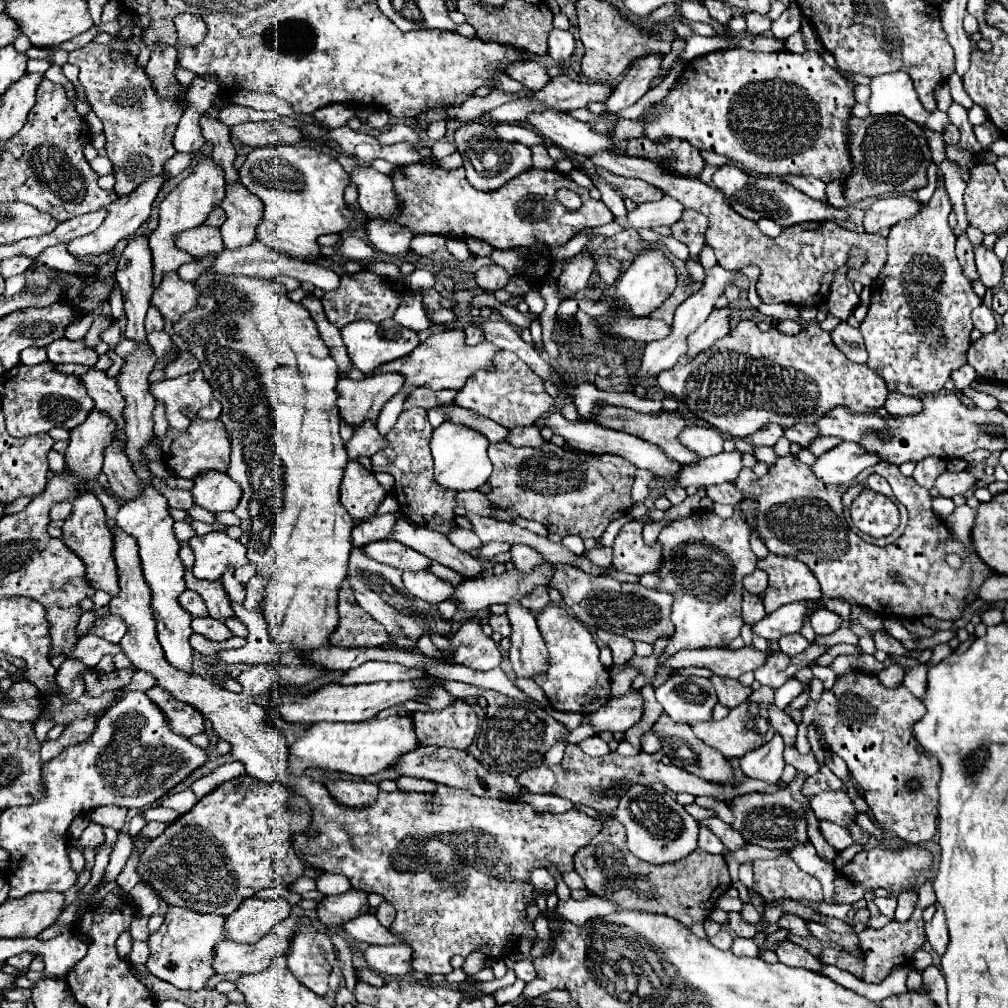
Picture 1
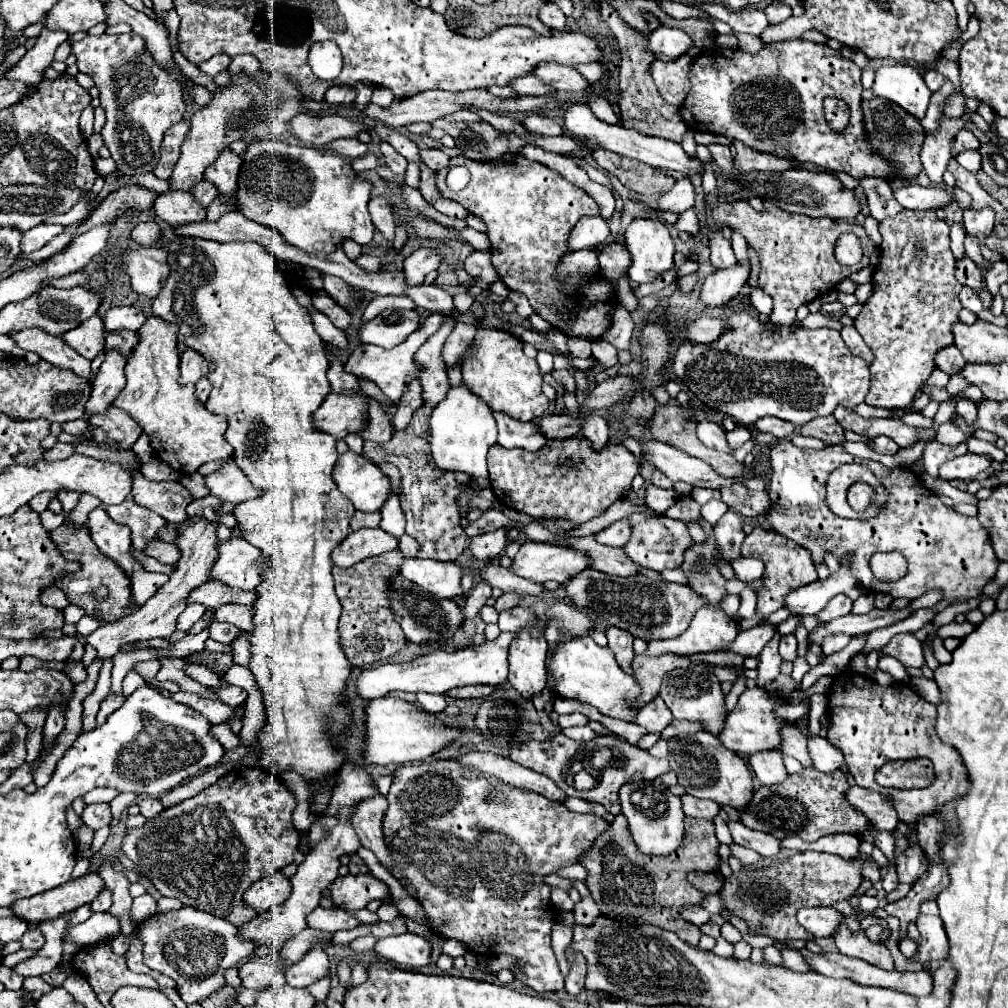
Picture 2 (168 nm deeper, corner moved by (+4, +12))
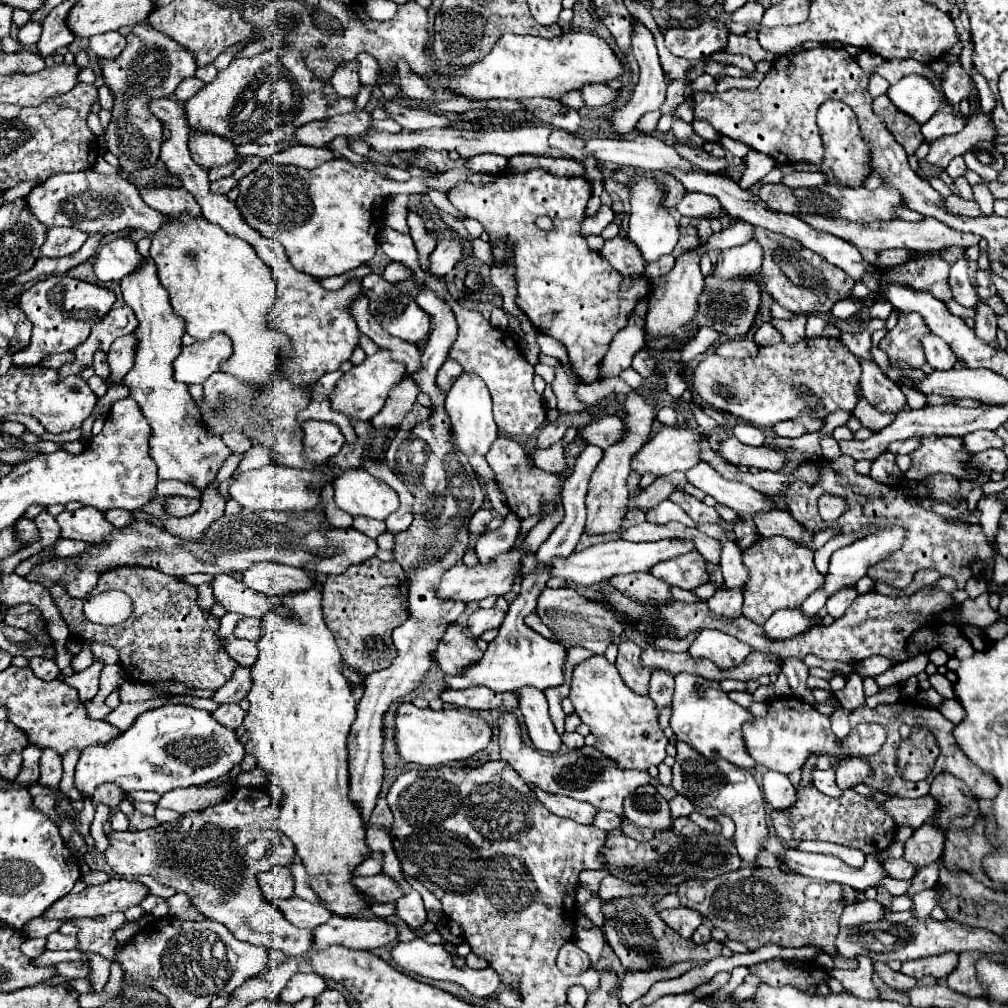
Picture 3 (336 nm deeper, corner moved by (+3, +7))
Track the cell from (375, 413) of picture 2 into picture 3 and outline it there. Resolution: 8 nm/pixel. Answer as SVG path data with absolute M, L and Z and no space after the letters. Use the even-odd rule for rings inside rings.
M404 377L404 381L396 383L392 387L392 393L388 395L388 401L386 401L384 409L372 419L372 425L376 429L398 427L400 421L404 419L404 415L408 413L408 409L412 409L412 405L416 403L418 393L420 393L418 383L412 381L410 377Z

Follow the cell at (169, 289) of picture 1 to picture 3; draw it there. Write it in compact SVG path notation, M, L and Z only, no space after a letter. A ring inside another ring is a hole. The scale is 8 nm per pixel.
M114 239L98 247L94 275L100 281L120 281L124 275L132 273L144 257L136 251L136 243L130 239Z

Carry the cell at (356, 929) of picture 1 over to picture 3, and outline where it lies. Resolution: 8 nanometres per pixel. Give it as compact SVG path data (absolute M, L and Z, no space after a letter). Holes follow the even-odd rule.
M288 897L284 901L272 901L272 903L276 905L276 909L280 909L280 913L284 913L284 917L292 925L300 929L314 929L330 919L330 913L322 905L314 905L300 897Z

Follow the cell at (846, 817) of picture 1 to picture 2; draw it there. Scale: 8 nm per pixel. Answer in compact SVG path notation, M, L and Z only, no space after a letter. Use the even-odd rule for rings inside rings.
M851 786L845 792L845 800L857 810L863 812L867 816L867 820L871 822L871 826L875 826L877 830L887 830L893 832L899 824L899 818L891 806L891 802L887 800L887 796L879 794L879 792L871 792L859 786Z

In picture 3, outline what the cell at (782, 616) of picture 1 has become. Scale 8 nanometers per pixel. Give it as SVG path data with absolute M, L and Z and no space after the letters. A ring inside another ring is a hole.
M884 529L884 533L868 535L854 545L838 549L830 559L824 591L832 595L842 587L854 585L866 575L868 567L888 559L904 543L904 529Z

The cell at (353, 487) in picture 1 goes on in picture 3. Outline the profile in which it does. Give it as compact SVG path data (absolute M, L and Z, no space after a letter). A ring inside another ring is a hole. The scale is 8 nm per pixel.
M364 469L344 471L334 481L334 501L352 517L364 515L380 521L398 509L398 495Z

